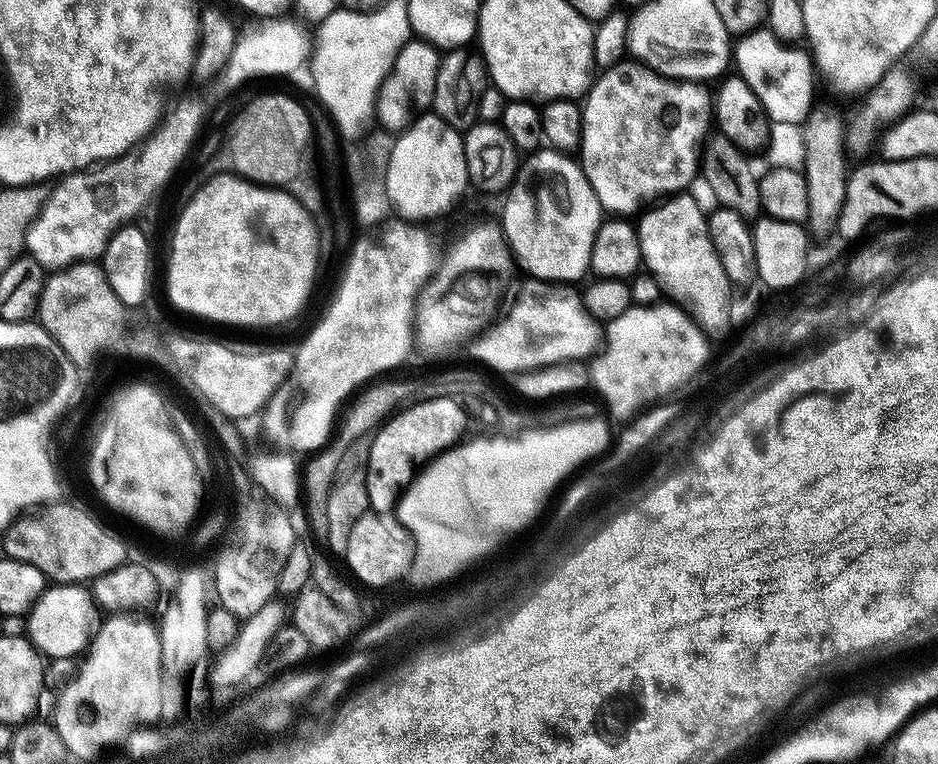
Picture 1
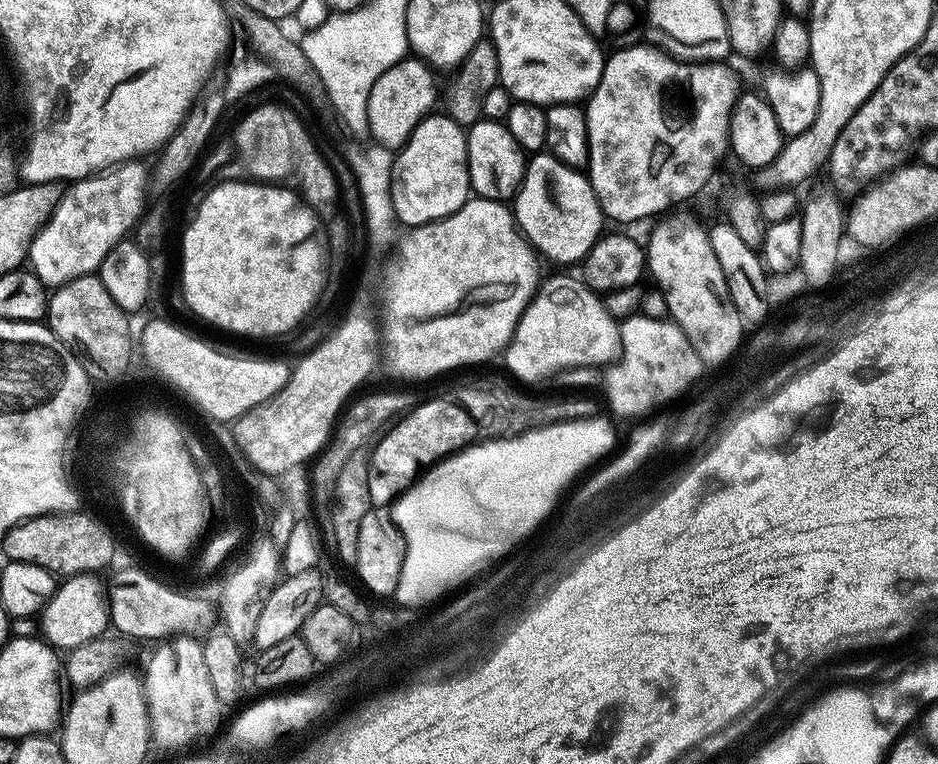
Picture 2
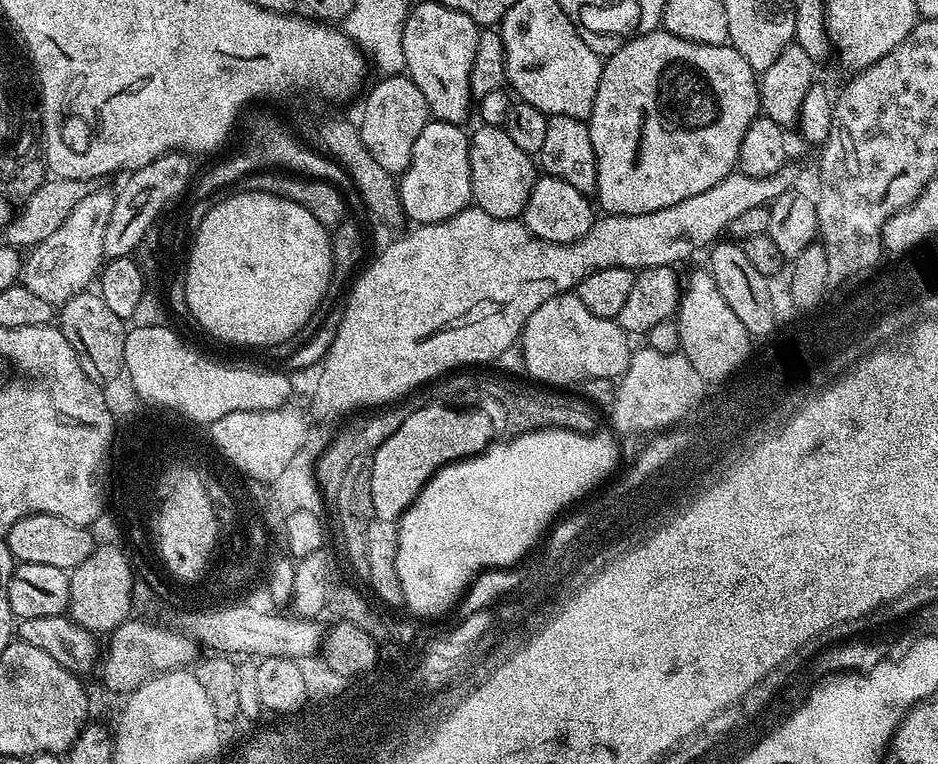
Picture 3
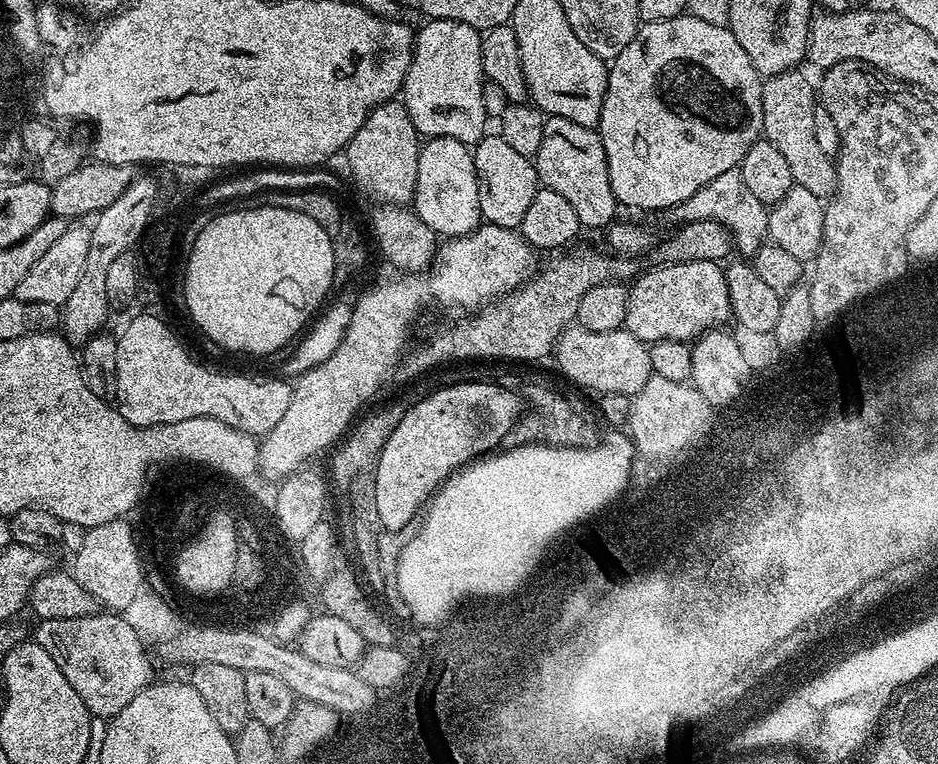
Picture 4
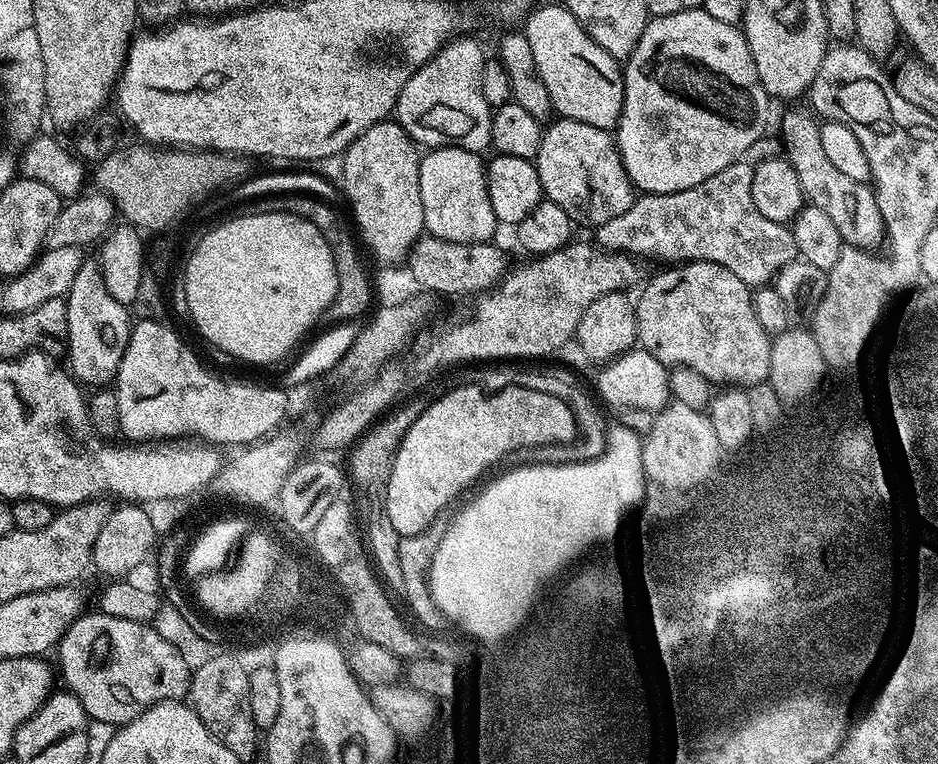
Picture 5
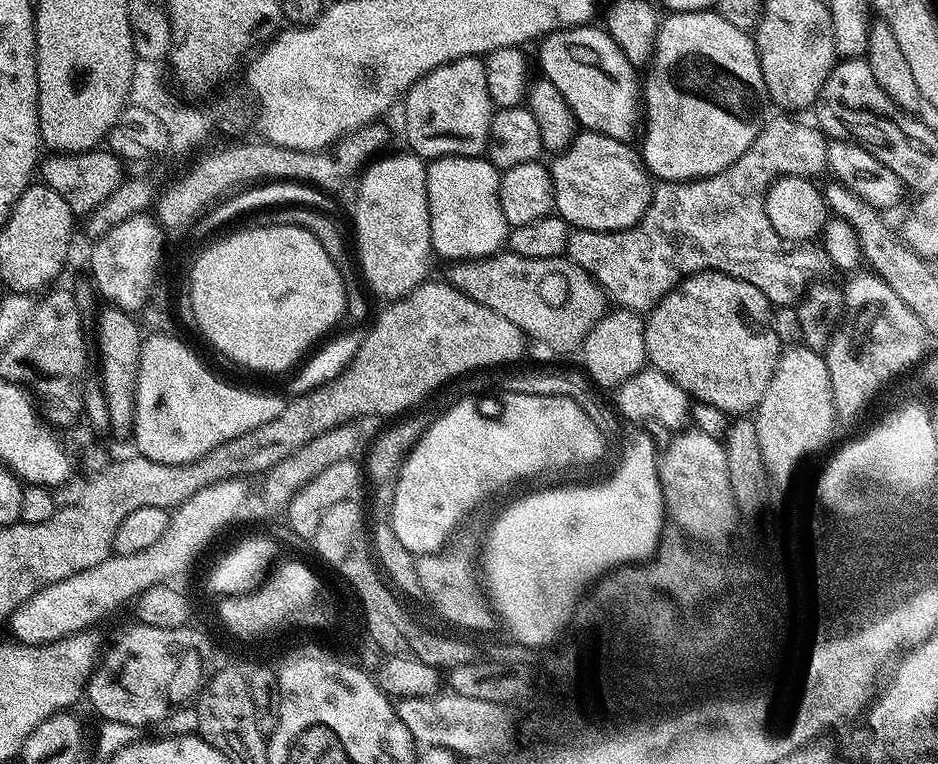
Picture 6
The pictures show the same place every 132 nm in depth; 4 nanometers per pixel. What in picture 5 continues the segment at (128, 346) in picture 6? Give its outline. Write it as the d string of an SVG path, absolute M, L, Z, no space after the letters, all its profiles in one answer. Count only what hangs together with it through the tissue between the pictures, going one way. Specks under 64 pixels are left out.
M85 259L81 263L78 274L74 274L74 282L70 286L66 297L66 353L68 352L68 364L71 375L81 385L92 384L93 389L111 385L116 379L116 371L122 362L122 354L128 345L128 339L132 333L133 321L130 319L129 309L110 290L106 290L106 282L100 273L100 265L95 259Z

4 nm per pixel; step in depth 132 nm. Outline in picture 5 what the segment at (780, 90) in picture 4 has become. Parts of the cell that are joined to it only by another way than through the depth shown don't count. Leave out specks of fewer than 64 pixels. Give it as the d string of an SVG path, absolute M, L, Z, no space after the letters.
M790 110L780 120L780 142L783 155L794 166L798 182L808 204L818 206L838 226L838 234L845 245L865 250L876 250L885 243L884 219L877 193L868 184L854 182L830 163L822 147L819 123L809 111Z

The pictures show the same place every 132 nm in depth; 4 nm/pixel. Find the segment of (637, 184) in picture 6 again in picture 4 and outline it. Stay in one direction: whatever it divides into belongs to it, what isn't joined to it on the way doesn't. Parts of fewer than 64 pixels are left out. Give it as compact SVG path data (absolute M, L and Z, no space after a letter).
M548 116L542 130L542 146L538 146L534 163L539 183L570 202L574 214L578 214L581 229L604 230L617 219L618 201L612 189L604 143L596 128L570 122L570 118Z

